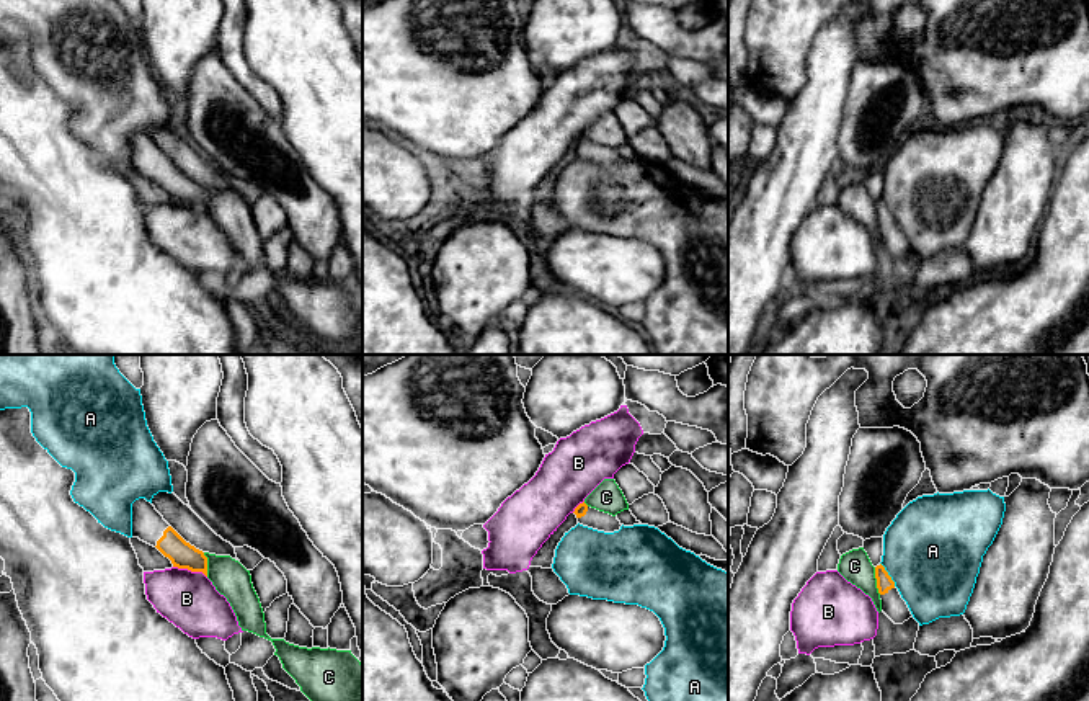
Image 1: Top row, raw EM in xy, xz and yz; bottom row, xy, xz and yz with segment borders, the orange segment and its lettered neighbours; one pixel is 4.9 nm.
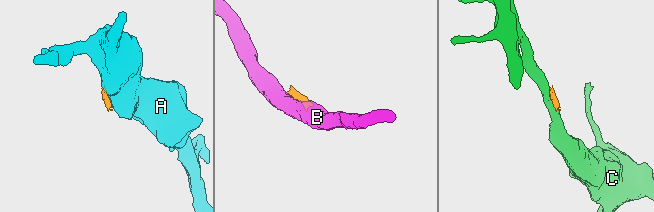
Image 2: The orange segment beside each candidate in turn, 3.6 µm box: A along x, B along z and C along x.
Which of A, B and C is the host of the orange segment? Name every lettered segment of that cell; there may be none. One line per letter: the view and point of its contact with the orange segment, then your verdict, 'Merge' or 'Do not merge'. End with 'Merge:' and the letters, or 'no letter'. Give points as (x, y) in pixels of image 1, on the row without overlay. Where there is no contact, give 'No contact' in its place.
A: Touches orange at yz (887, 208). Do not merge
B: Touches orange at xy (190, 203). Do not merge
C: Touches orange at yz (877, 214). Do not merge
Merge: no letter

